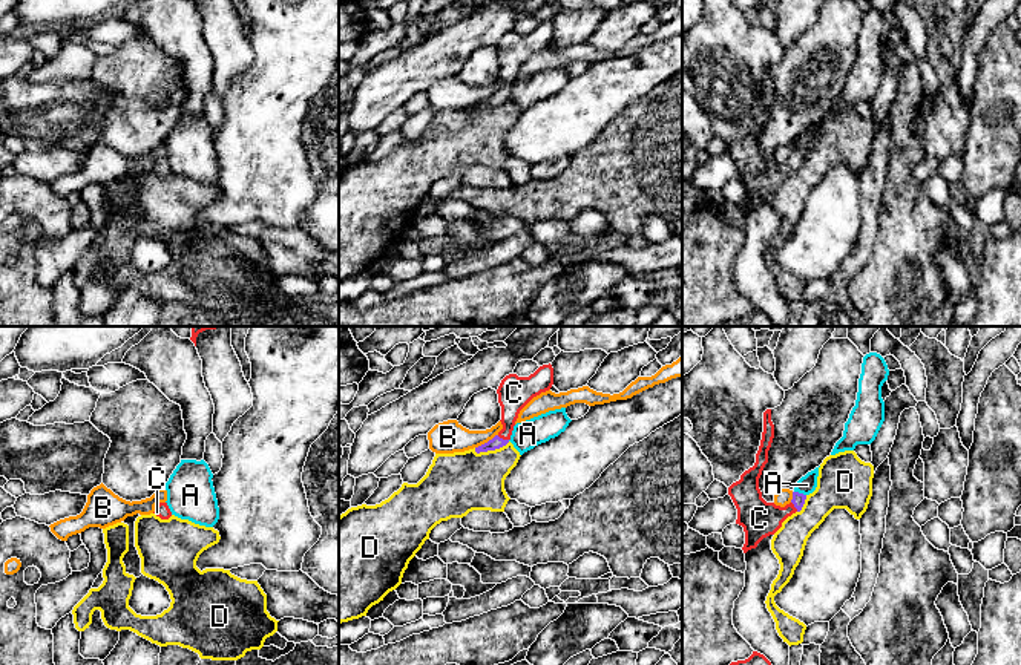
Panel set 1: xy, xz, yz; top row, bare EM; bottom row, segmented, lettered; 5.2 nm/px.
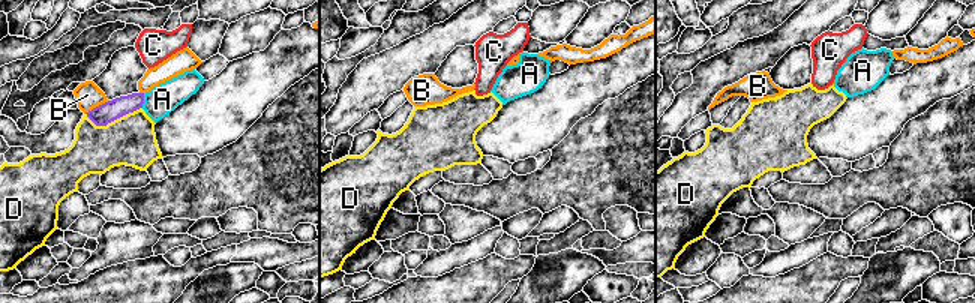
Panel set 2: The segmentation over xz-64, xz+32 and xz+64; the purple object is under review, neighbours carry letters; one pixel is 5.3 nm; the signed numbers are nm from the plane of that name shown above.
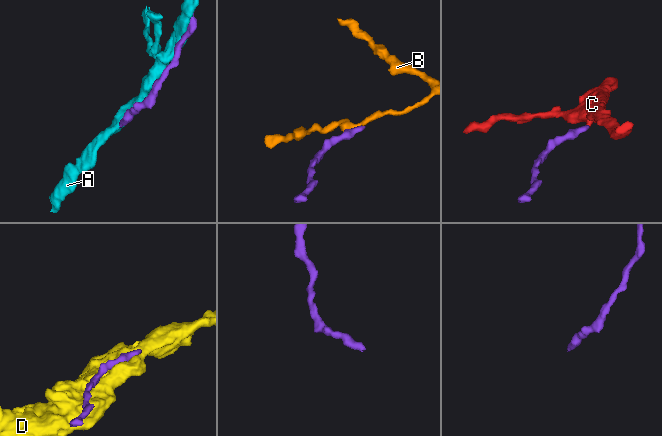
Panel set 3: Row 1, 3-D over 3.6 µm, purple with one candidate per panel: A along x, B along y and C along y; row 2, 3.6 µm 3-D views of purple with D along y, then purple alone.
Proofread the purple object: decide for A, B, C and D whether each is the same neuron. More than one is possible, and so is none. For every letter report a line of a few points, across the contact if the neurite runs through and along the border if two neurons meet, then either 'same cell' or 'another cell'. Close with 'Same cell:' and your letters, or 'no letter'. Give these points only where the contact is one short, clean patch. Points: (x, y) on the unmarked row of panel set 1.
A: another cell
B: line xz (497, 91), (476, 104); another cell
C: line xz (495, 100), (502, 95), (508, 85), (514, 49); same cell
D: another cell
Same cell: C

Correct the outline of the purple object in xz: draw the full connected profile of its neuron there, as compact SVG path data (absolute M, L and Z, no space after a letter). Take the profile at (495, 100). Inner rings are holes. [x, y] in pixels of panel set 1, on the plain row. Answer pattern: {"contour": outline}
{"contour": "M552 21L540 23L529 34L518 34L517 31L506 32L498 46L498 60L501 63L501 81L503 86L488 100L475 104L475 109L495 107L506 103L510 97L515 78L520 67L537 52L546 49L553 41Z"}

